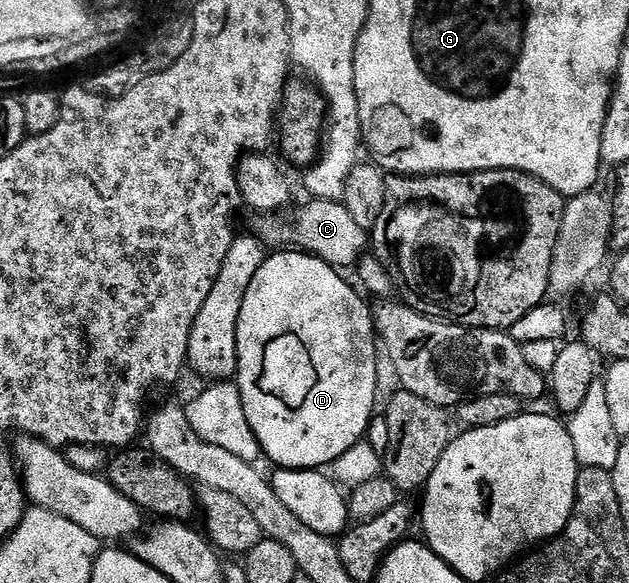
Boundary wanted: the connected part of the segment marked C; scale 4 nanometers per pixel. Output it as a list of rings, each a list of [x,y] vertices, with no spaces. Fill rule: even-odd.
[[[310,200],[295,222],[289,222],[286,216],[263,214],[255,217],[253,237],[266,248],[297,248],[299,251],[323,258],[329,266],[357,267],[358,259],[367,253],[366,238],[368,231],[360,228],[345,204],[338,200]]]

